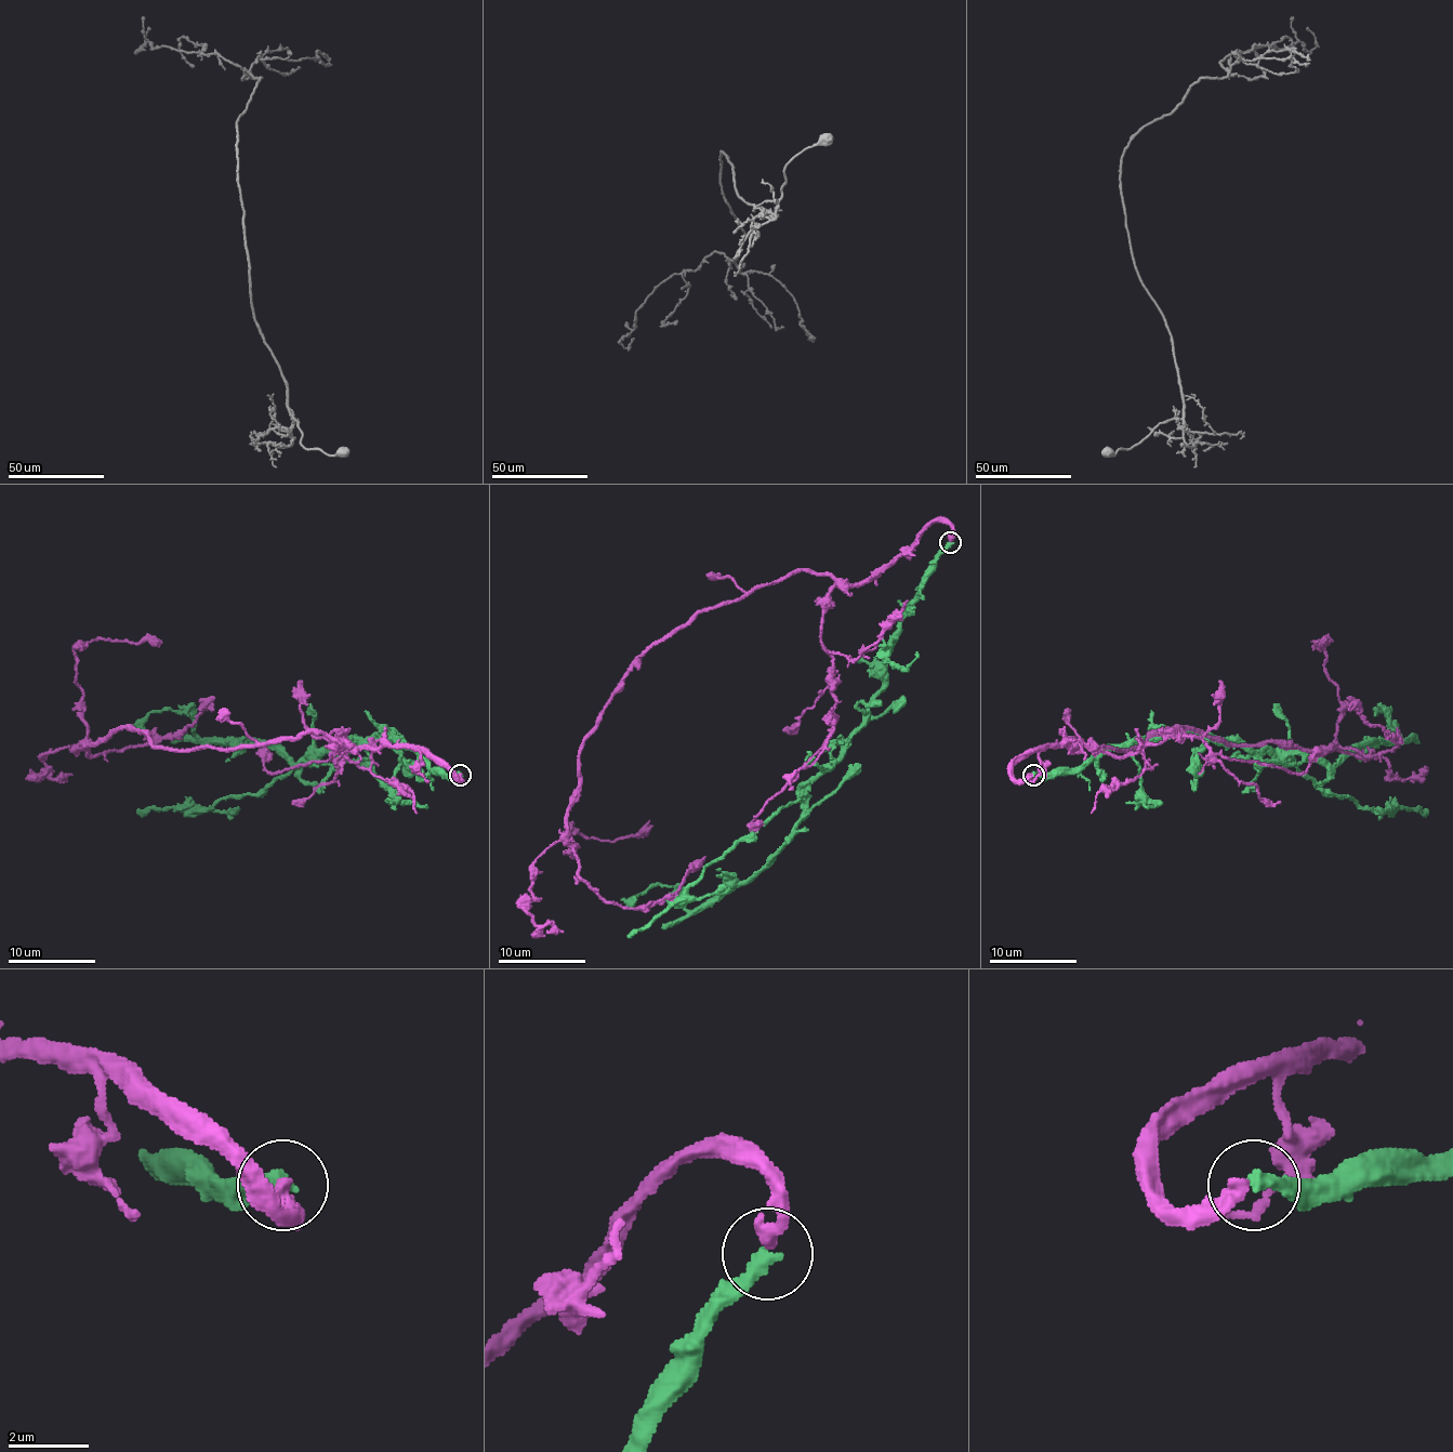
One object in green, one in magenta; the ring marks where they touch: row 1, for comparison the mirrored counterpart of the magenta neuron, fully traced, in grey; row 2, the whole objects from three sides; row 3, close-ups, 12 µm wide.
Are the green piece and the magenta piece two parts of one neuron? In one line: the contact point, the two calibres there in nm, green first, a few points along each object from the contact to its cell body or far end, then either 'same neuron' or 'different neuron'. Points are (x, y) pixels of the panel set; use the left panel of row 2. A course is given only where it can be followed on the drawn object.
place (460, 775); calibres 360 and 360 nm; course green (459, 774), (437, 774), (393, 735), (290, 763), (273, 746), (201, 737), (181, 711), (153, 711), (140, 733); course magenta (459, 774), (415, 748), (347, 748), (321, 733), (163, 750), (118, 728), (76, 752), (174, 739), (214, 696); different neuron

